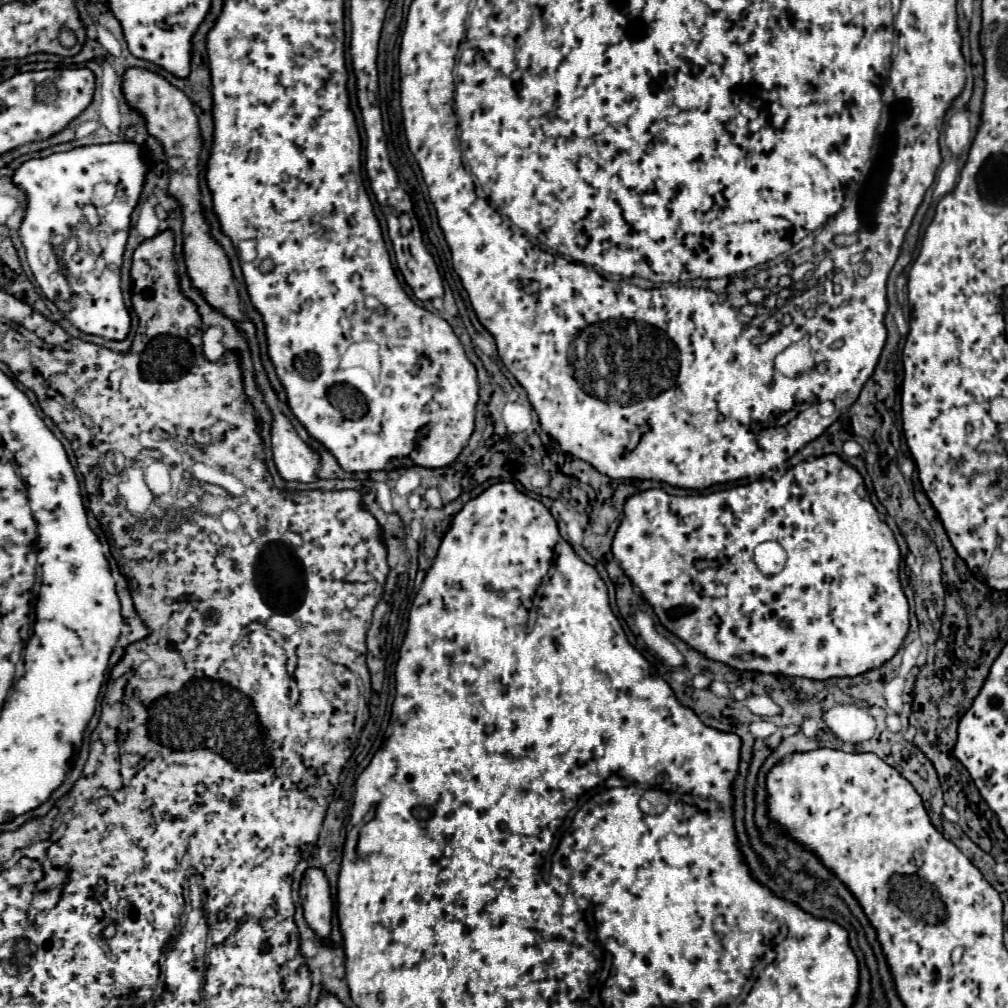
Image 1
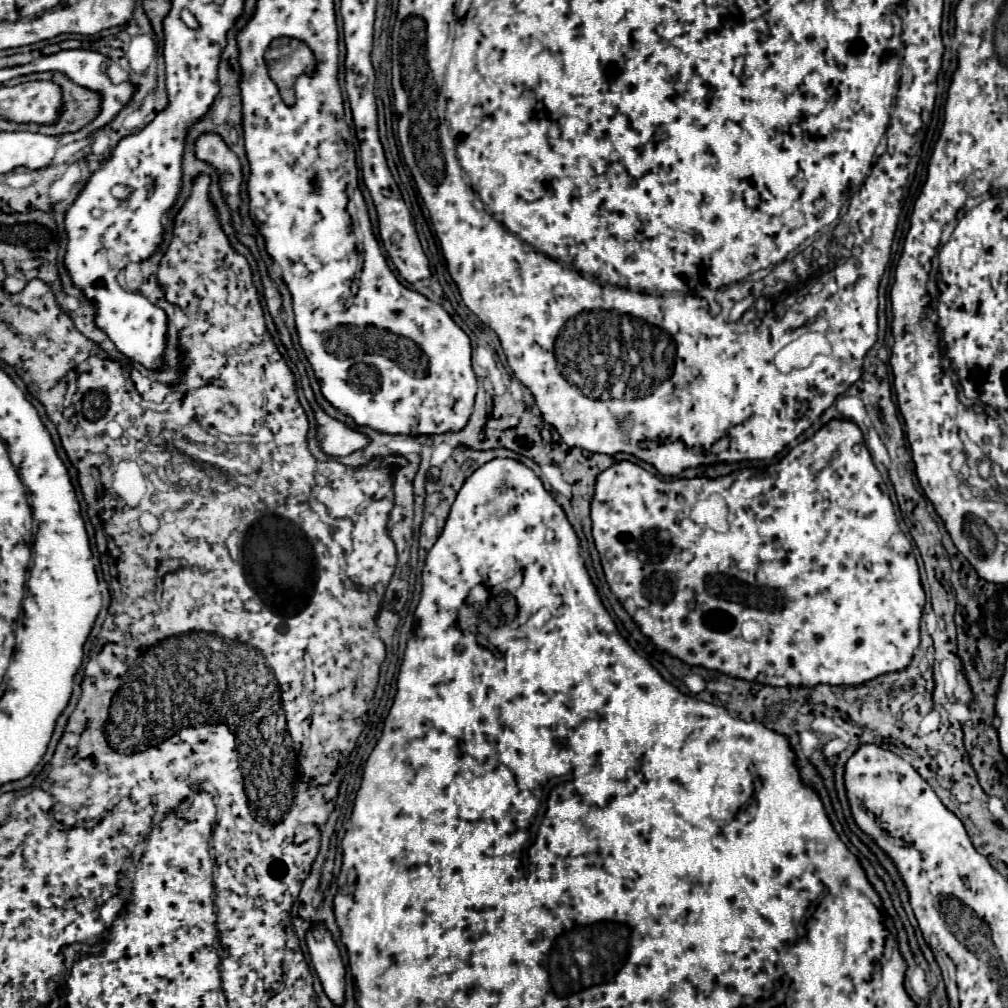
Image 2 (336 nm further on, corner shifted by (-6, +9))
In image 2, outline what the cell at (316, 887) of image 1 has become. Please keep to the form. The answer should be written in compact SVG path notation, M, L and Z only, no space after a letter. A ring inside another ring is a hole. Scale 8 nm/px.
M316 924L308 930L306 942L308 942L312 966L322 982L324 994L336 1006L342 1006L344 1004L344 974L346 974L346 970L344 970L336 942L332 940L330 932L320 924Z

